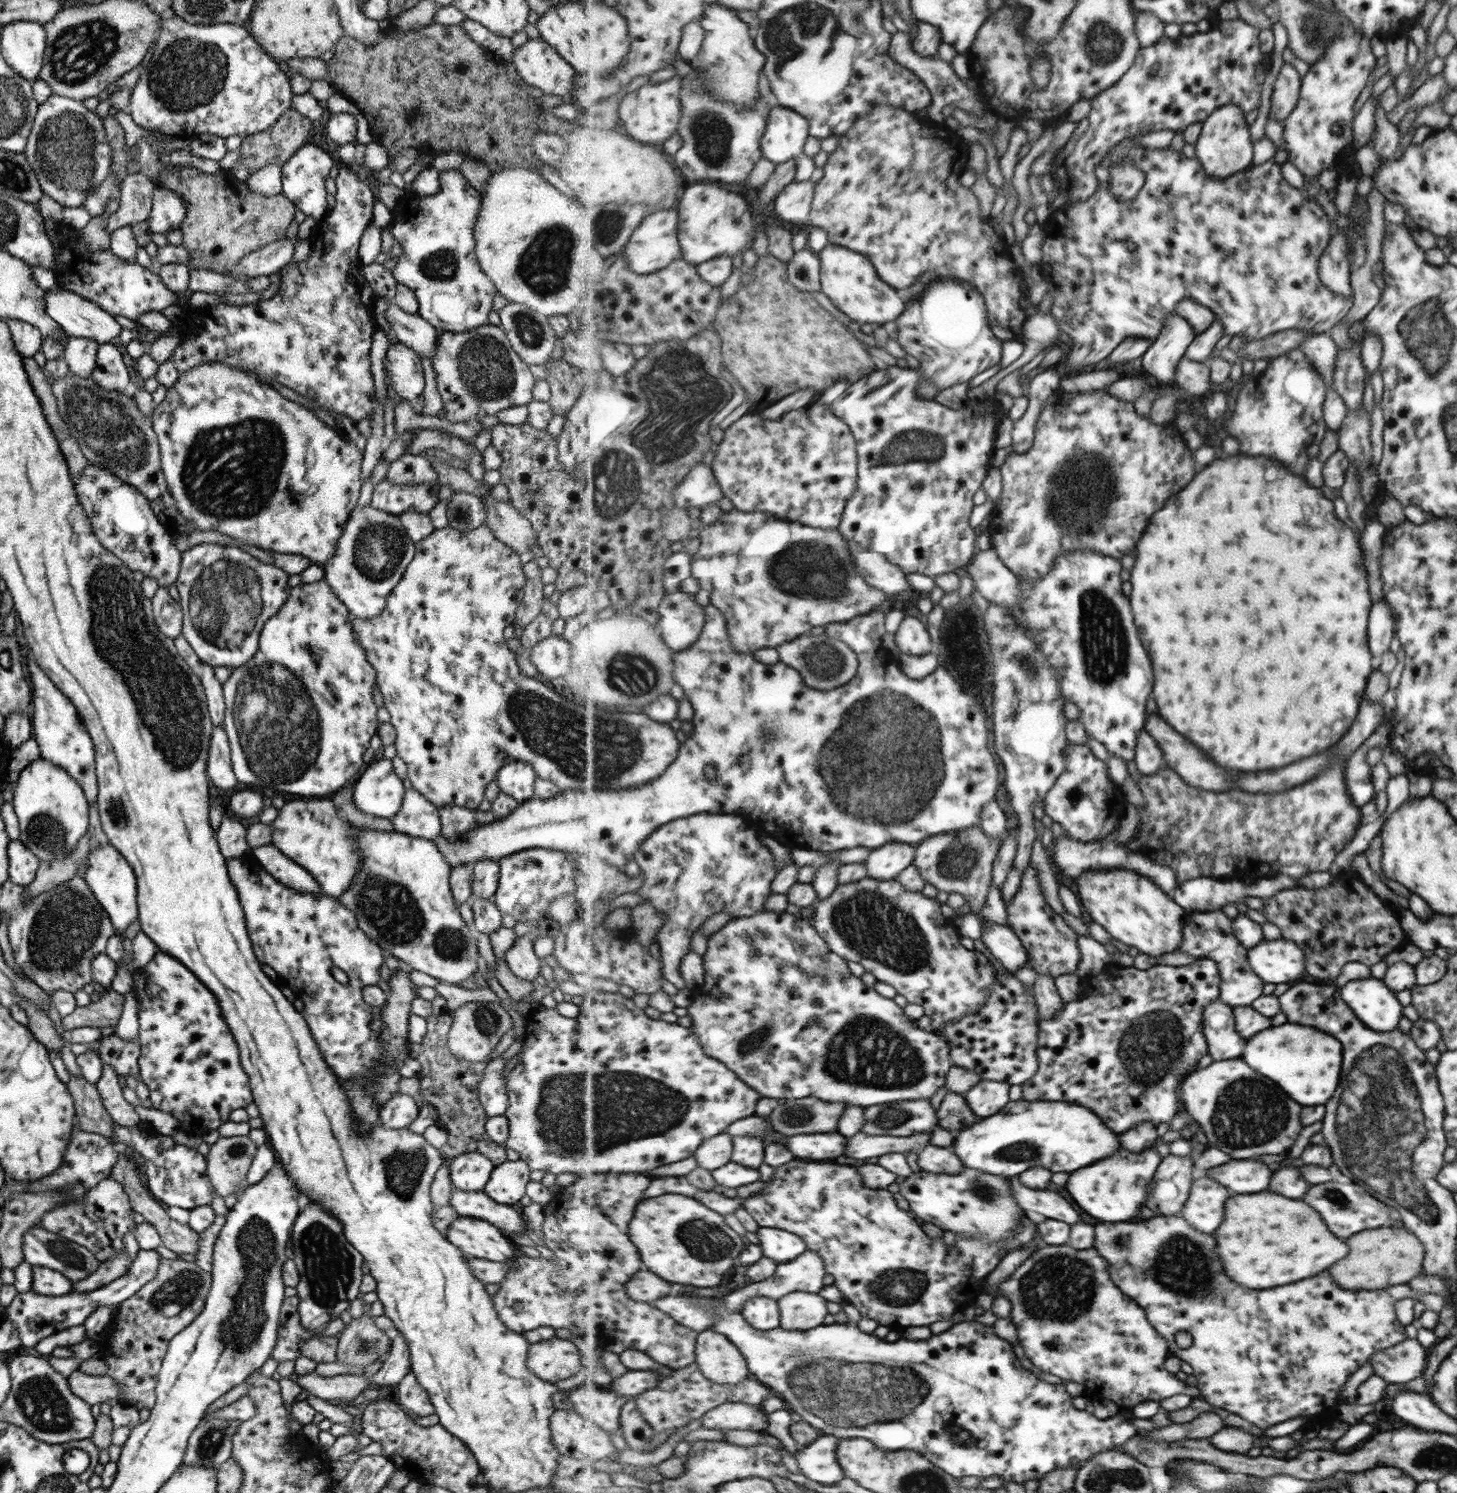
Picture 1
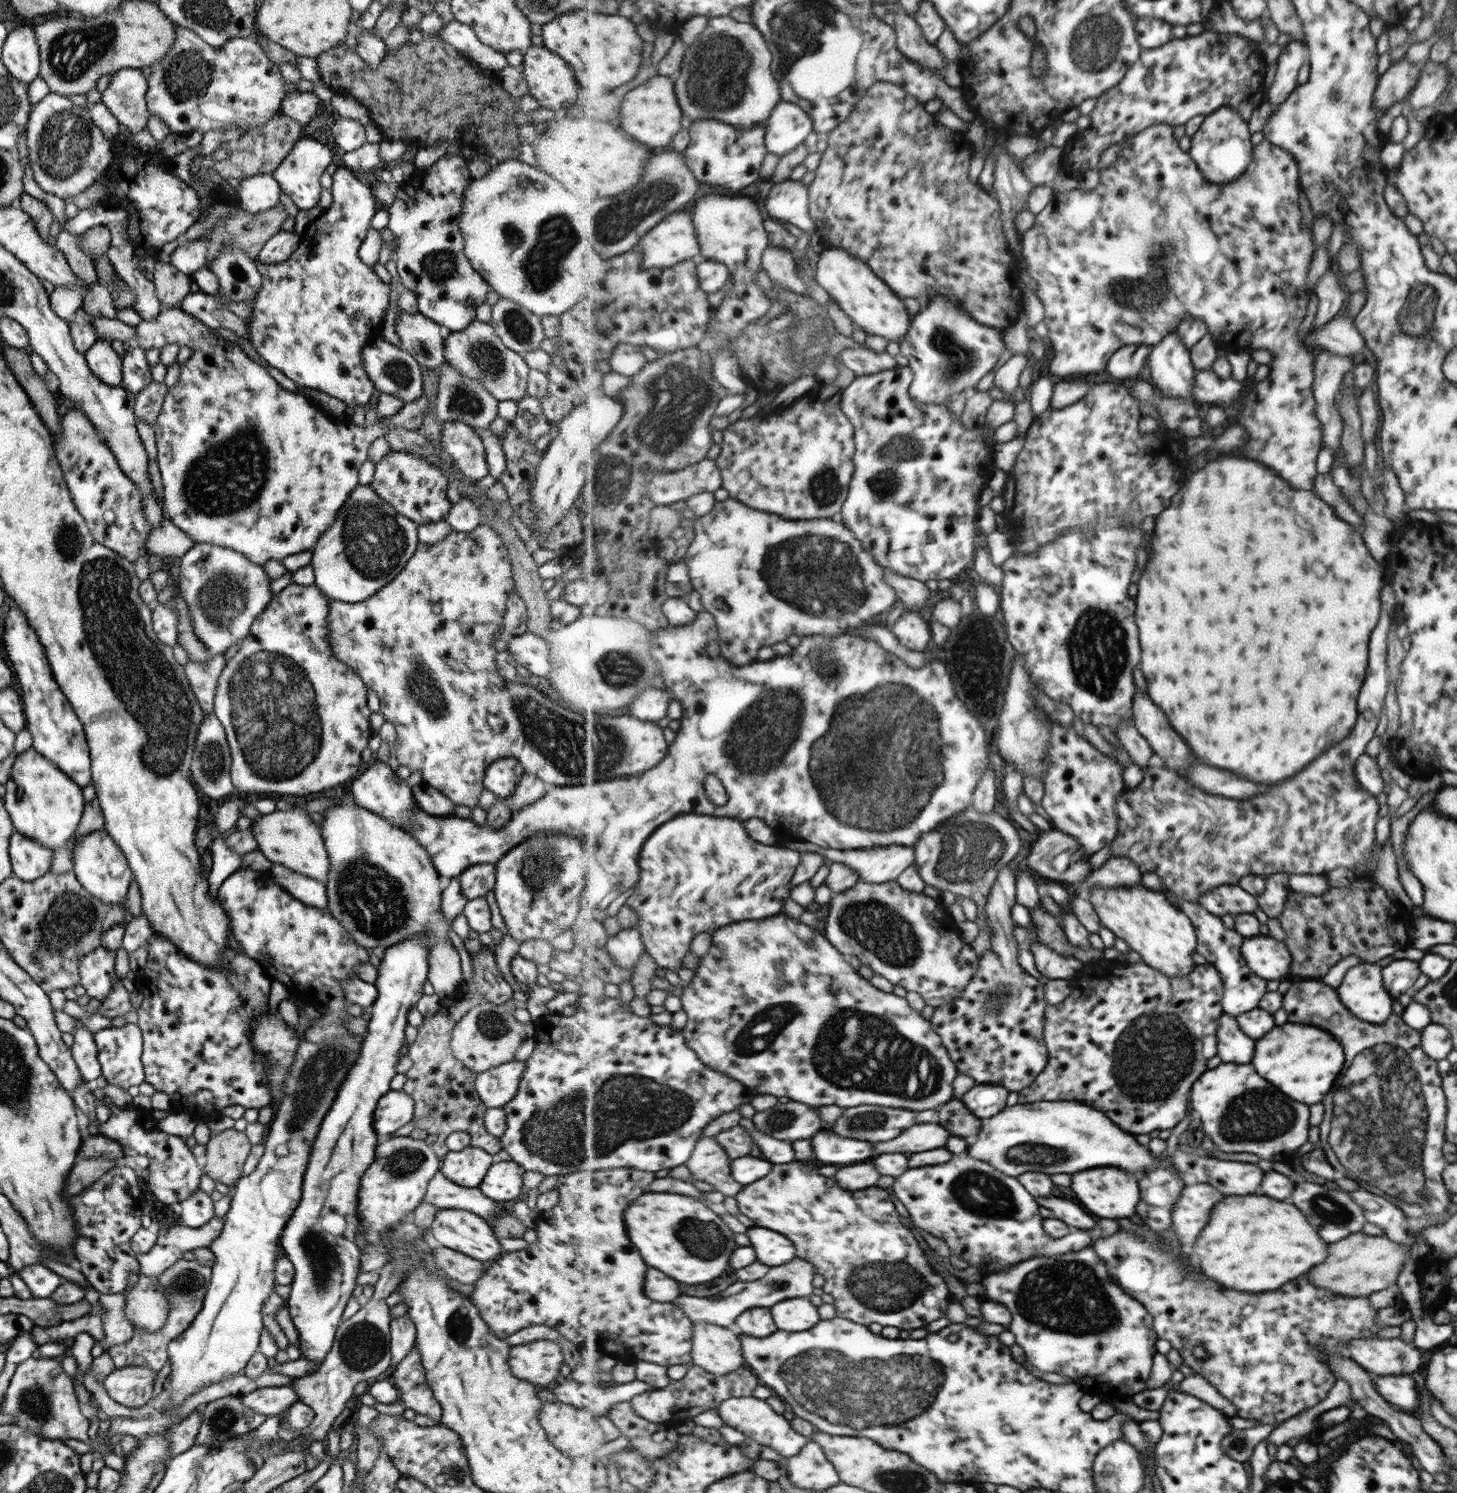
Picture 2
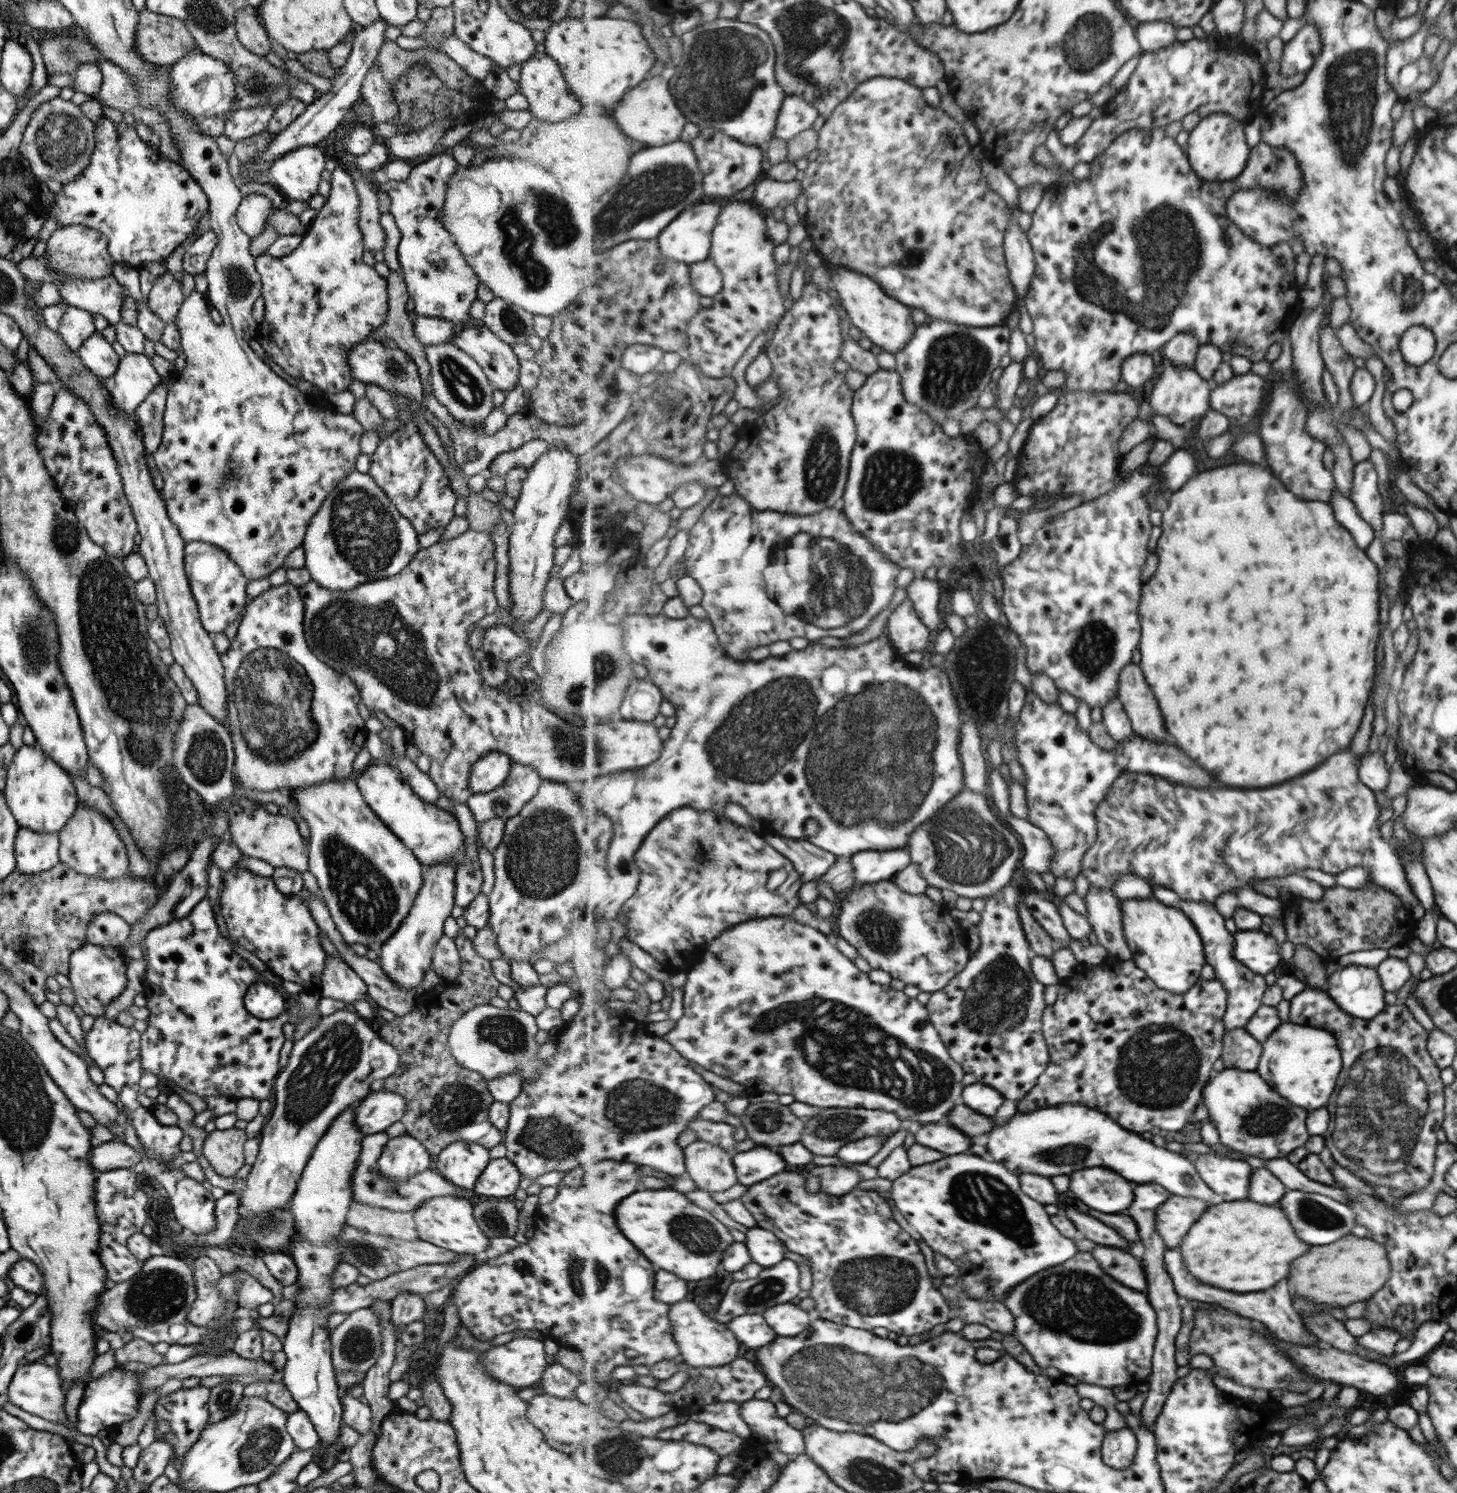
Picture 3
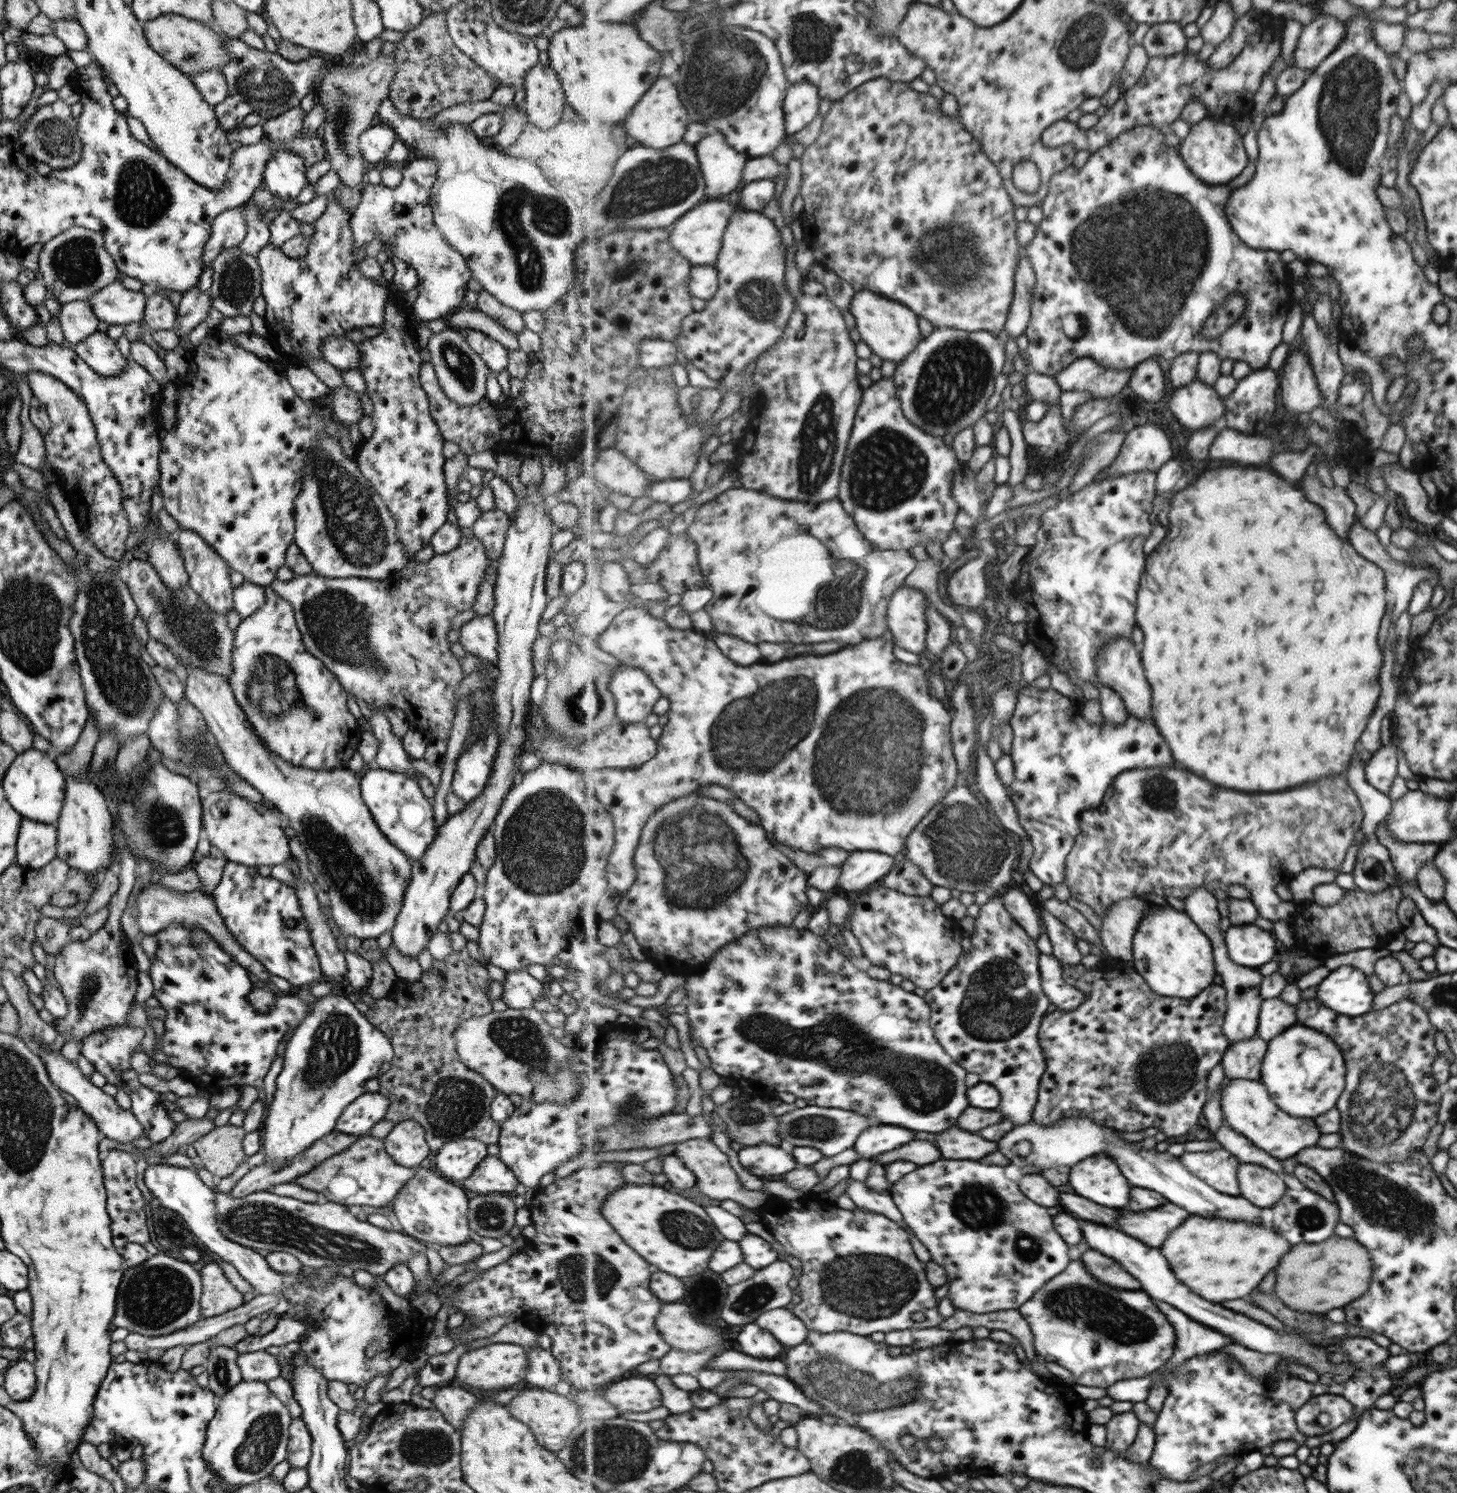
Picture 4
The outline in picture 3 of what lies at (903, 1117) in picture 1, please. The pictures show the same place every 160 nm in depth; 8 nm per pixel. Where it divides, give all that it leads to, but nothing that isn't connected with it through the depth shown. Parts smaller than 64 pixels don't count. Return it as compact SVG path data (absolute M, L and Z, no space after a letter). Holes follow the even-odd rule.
M865 1107L852 1109L819 1109L813 1118L805 1116L805 1134L801 1144L804 1144L811 1152L823 1156L837 1157L839 1150L850 1142L861 1140L867 1136L891 1136L903 1128L903 1122L897 1114L885 1112L885 1110L871 1110Z

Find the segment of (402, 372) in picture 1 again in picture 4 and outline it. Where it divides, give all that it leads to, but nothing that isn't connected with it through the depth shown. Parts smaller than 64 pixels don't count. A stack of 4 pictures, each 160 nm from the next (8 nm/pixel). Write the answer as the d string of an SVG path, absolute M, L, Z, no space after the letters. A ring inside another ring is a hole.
M331 336L321 342L320 355L325 362L328 362L338 371L347 369L358 370L358 352L355 343L350 342L346 337Z

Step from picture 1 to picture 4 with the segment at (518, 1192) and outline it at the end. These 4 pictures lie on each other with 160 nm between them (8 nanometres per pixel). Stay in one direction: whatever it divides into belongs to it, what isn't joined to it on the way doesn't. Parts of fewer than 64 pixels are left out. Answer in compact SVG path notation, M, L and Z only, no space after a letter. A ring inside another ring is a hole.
M485 1155L485 1158L475 1166L473 1173L469 1174L469 1178L465 1178L459 1186L478 1195L511 1195L517 1184L517 1179L501 1160L495 1155Z

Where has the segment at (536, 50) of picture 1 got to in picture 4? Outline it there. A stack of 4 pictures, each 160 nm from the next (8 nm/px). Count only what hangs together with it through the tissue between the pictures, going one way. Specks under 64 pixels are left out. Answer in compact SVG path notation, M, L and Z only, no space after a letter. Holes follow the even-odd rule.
M538 61L524 74L523 80L521 88L524 90L524 98L520 106L525 110L529 123L547 130L568 115L563 89L549 65L541 65Z

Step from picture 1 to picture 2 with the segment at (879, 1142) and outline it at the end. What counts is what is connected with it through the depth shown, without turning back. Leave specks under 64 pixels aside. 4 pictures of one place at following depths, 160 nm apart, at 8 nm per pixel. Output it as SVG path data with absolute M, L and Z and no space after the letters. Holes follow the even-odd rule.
M917 1124L909 1128L901 1138L893 1142L876 1143L875 1155L885 1153L925 1152L935 1148L945 1148L951 1138L951 1132L941 1124Z

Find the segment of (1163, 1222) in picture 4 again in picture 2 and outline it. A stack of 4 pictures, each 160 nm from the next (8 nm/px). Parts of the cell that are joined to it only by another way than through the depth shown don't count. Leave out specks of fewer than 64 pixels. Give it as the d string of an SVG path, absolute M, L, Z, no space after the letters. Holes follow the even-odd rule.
M1188 1183L1172 1211L1175 1238L1183 1244L1193 1244L1209 1222L1211 1208L1223 1200L1223 1194L1207 1184Z

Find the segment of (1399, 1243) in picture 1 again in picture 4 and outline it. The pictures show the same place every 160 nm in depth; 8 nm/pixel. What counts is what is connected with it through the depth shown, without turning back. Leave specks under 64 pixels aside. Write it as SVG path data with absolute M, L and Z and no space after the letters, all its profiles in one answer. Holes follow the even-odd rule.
M1331 1236L1319 1244L1295 1244L1285 1254L1283 1264L1275 1270L1273 1292L1295 1312L1323 1314L1331 1308L1344 1308L1365 1294L1372 1278L1372 1261L1368 1250L1353 1239Z

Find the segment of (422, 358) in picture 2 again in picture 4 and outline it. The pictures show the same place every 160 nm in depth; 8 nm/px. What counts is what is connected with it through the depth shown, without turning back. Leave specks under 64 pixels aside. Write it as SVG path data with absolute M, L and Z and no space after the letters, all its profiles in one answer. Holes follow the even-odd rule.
M464 304L462 308L443 318L443 321L446 328L477 330L483 335L489 336L489 338L499 343L507 351L518 350L516 334L511 334L499 321L487 317L484 312L481 312L475 306Z

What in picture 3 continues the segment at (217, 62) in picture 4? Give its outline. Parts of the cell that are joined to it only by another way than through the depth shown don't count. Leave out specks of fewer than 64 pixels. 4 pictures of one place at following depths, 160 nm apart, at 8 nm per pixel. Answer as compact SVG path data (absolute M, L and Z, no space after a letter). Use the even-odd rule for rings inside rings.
M145 8L137 16L134 49L147 62L169 68L197 47L182 20L149 12Z

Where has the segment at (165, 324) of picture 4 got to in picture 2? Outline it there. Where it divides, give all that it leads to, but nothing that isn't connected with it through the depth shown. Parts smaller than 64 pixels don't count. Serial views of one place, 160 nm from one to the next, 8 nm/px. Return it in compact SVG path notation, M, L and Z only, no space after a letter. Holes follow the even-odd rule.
M156 260L153 270L154 293L162 308L175 308L189 294L189 276L183 275L171 264Z

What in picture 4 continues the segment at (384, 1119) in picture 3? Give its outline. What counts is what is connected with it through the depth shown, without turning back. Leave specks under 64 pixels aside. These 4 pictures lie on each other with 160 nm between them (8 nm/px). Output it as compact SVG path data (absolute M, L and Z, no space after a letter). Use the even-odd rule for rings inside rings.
M365 1092L354 1098L335 1121L333 1130L356 1137L367 1135L369 1129L383 1119L388 1100L378 1092Z

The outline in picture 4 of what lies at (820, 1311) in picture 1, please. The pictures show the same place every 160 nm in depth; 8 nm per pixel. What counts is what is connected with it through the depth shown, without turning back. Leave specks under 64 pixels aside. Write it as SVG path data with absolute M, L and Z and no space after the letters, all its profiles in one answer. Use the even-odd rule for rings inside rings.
M787 1308L769 1310L761 1314L756 1323L789 1347L803 1344L811 1332L805 1322Z

